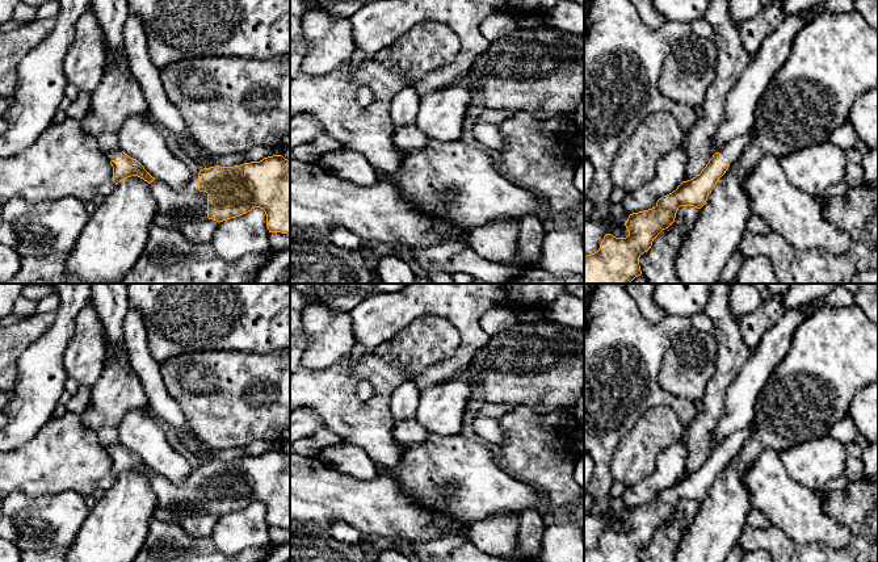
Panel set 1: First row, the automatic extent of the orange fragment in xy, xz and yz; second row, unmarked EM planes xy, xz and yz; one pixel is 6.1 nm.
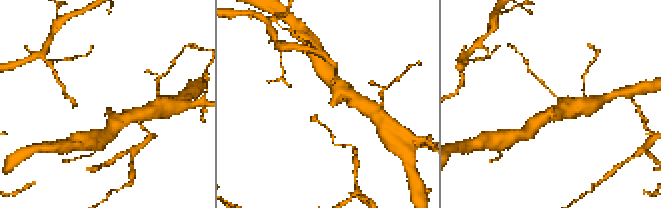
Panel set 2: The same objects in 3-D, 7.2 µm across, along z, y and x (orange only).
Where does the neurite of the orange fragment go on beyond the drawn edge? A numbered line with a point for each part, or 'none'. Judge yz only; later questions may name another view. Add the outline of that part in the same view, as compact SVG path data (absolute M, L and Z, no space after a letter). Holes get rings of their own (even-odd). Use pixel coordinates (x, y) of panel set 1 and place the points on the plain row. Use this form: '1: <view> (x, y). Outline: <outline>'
1: yz (730, 447). Outline: M752 423L749 427L740 429L730 435L727 439L722 440L717 445L721 448L721 453L730 460L735 457L739 453L739 450L743 448L743 445L749 440L753 428L755 425Z

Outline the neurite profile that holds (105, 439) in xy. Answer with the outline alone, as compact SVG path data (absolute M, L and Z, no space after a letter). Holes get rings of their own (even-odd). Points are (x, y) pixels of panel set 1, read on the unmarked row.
M91 284L91 301L113 343L102 376L91 387L83 422L96 432L105 450L121 443L118 427L125 414L147 404L147 397L136 373L131 369L123 337L123 322L130 309L126 284Z

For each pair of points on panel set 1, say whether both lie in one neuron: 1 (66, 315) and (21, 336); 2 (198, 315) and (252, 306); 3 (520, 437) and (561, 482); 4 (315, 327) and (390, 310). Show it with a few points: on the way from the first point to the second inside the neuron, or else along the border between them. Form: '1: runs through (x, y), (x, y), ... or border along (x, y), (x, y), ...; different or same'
1: border along (36, 339), (20, 356), (17, 365); different
2: runs through (211, 306), (239, 306); same
3: runs through (529, 448), (550, 472); same
4: border along (348, 313), (352, 321), (352, 334), (356, 340); different

